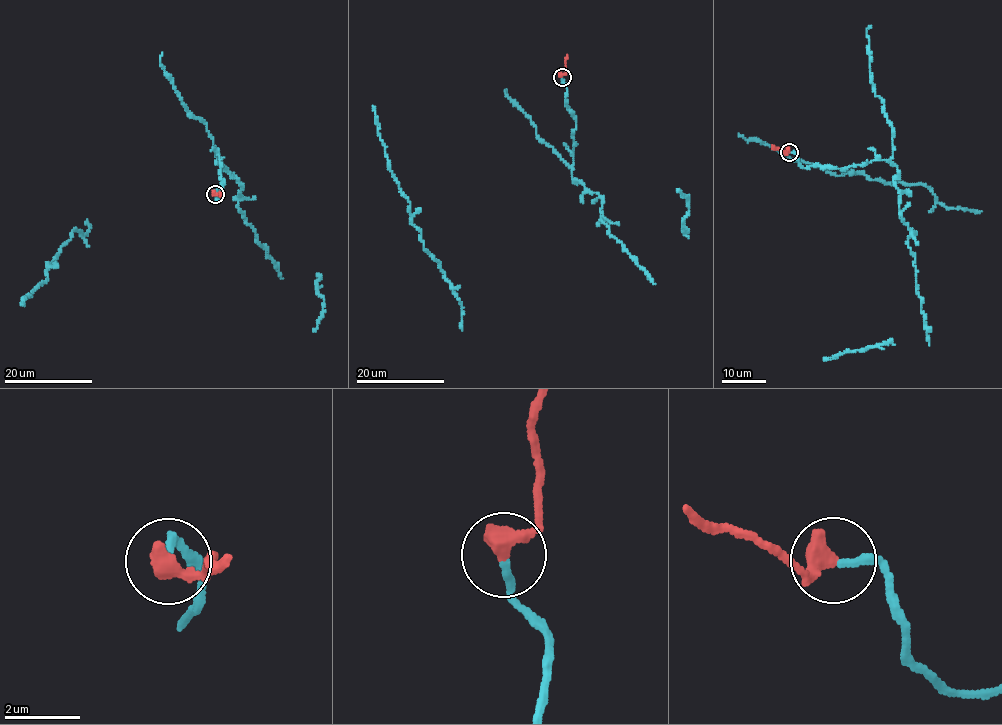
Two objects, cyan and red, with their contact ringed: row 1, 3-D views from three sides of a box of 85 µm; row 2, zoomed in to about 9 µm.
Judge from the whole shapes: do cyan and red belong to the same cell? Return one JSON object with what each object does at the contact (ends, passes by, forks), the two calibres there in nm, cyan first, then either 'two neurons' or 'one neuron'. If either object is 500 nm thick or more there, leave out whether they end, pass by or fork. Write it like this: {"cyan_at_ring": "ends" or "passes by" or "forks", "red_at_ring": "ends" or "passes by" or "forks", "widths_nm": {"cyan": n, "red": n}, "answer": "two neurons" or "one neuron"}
{"widths_nm": {"cyan": 220, "red": 550}, "answer": "one neuron"}

